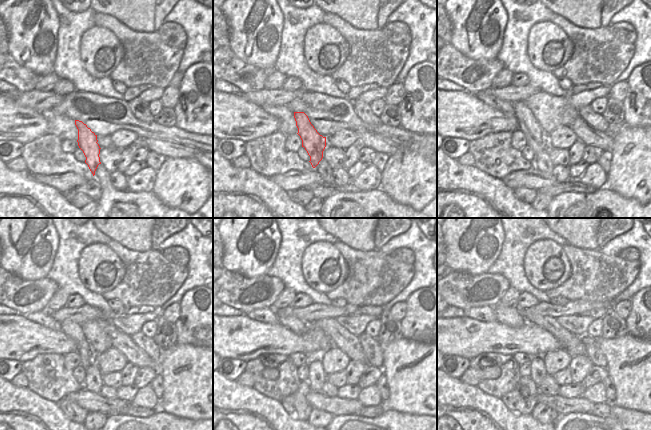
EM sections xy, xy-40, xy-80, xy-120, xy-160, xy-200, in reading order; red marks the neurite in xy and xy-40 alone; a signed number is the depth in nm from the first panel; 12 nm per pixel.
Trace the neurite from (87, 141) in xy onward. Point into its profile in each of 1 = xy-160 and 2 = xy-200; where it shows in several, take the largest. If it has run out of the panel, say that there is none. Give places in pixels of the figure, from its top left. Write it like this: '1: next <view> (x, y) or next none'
1: next xy-160 (285, 317)
2: next xy-200 (511, 316)

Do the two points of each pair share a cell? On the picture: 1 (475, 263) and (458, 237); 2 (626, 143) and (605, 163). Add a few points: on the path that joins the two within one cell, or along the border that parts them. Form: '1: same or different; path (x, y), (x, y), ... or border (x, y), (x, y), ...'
1: same; path (468, 256), (457, 244)
2: different; border (611, 151), (611, 165), (607, 173)

